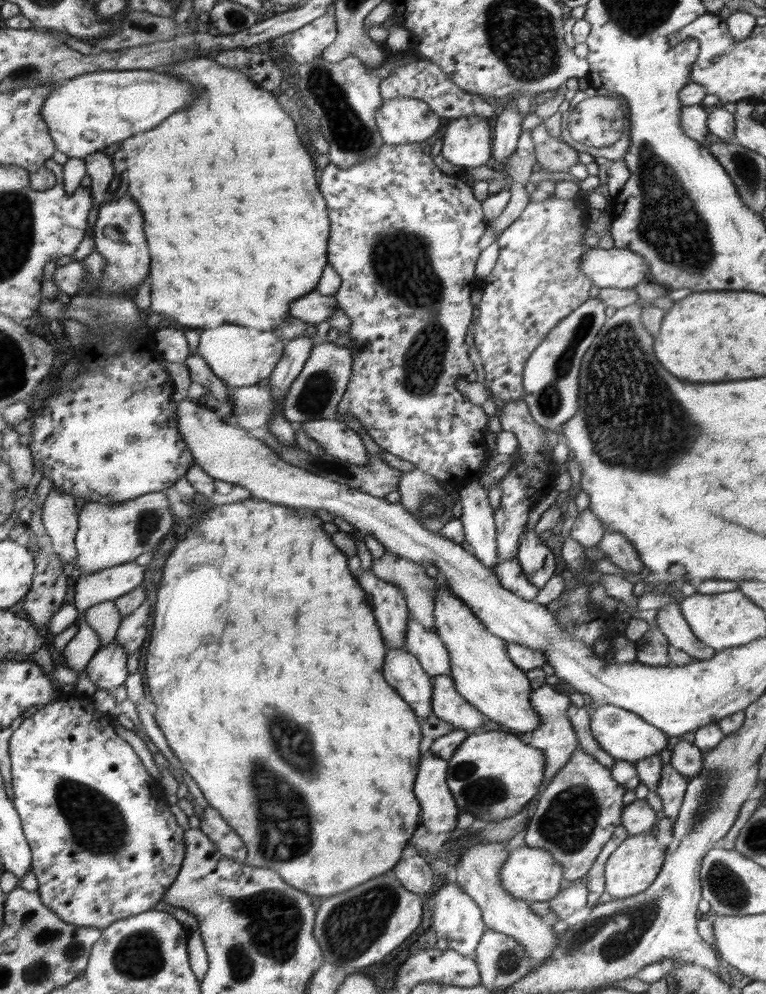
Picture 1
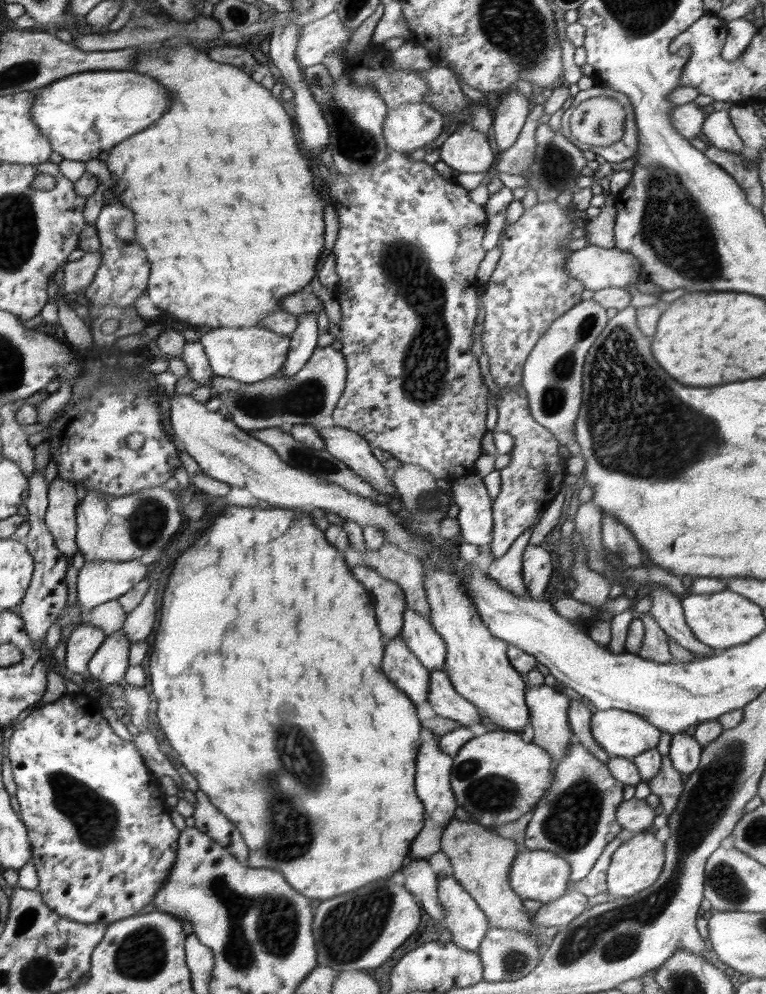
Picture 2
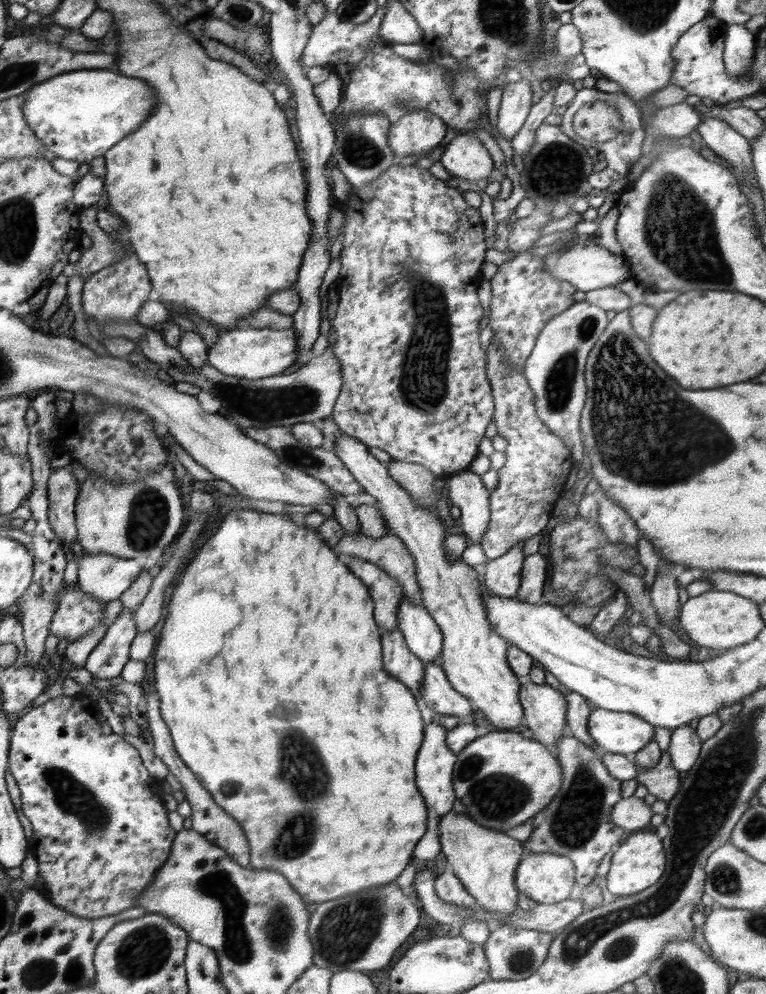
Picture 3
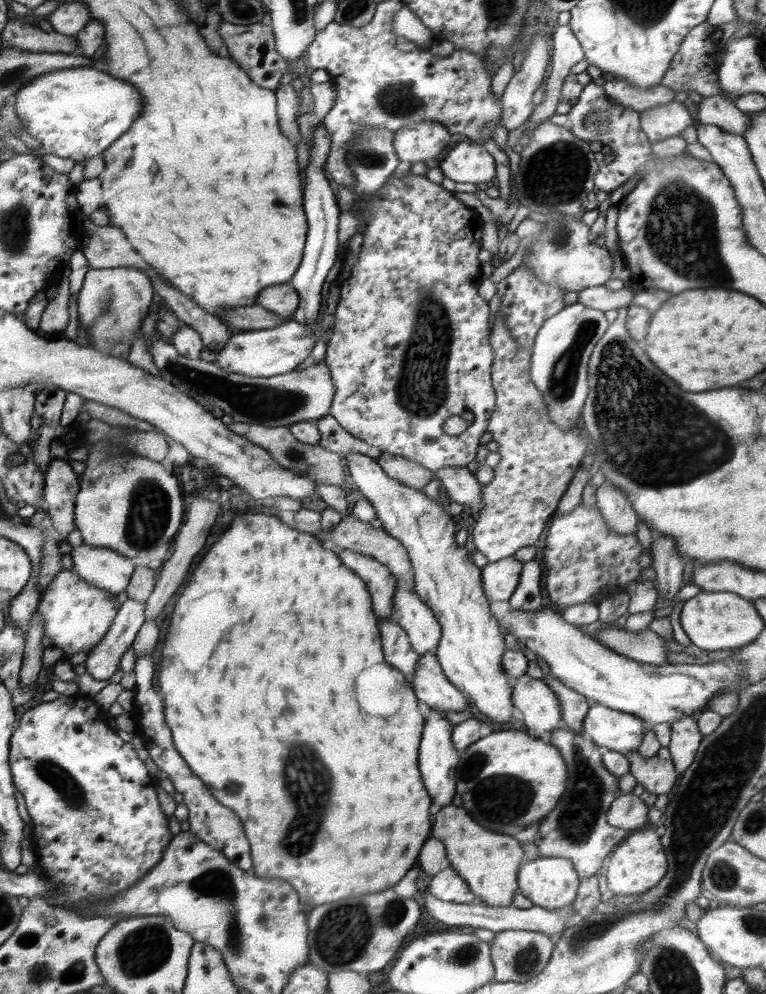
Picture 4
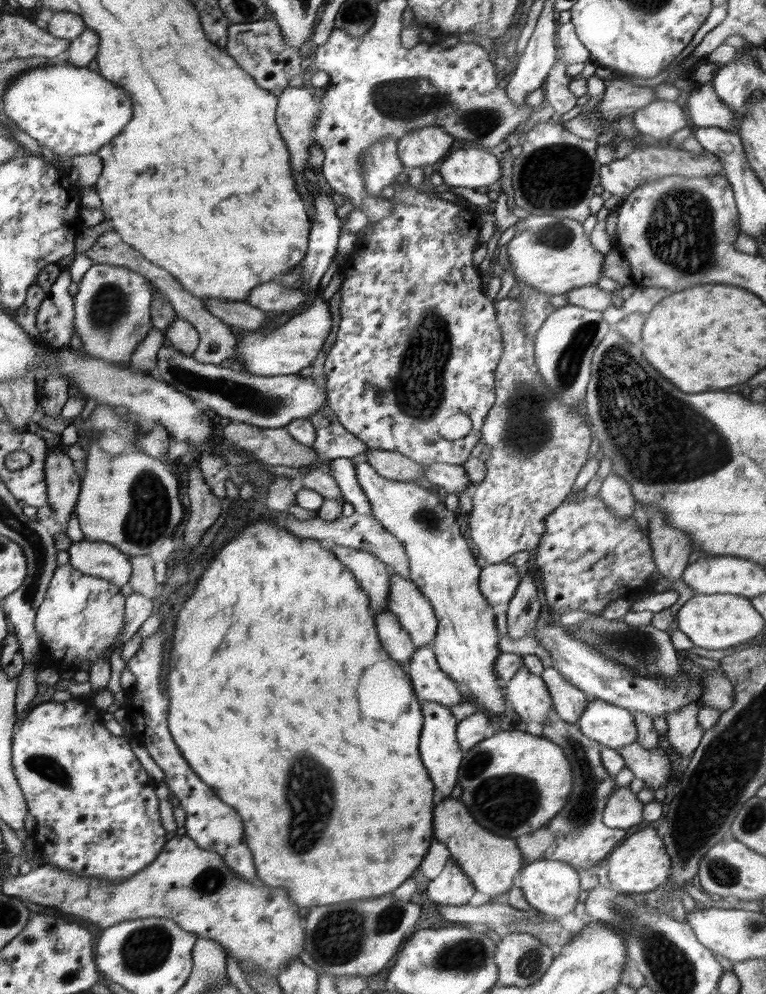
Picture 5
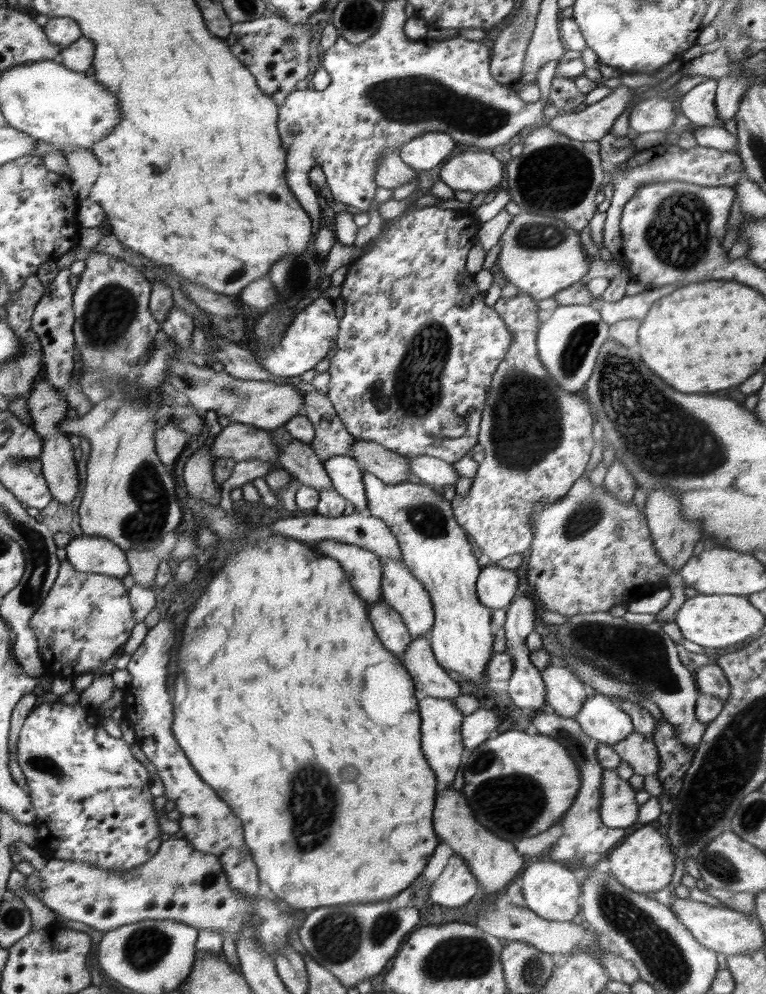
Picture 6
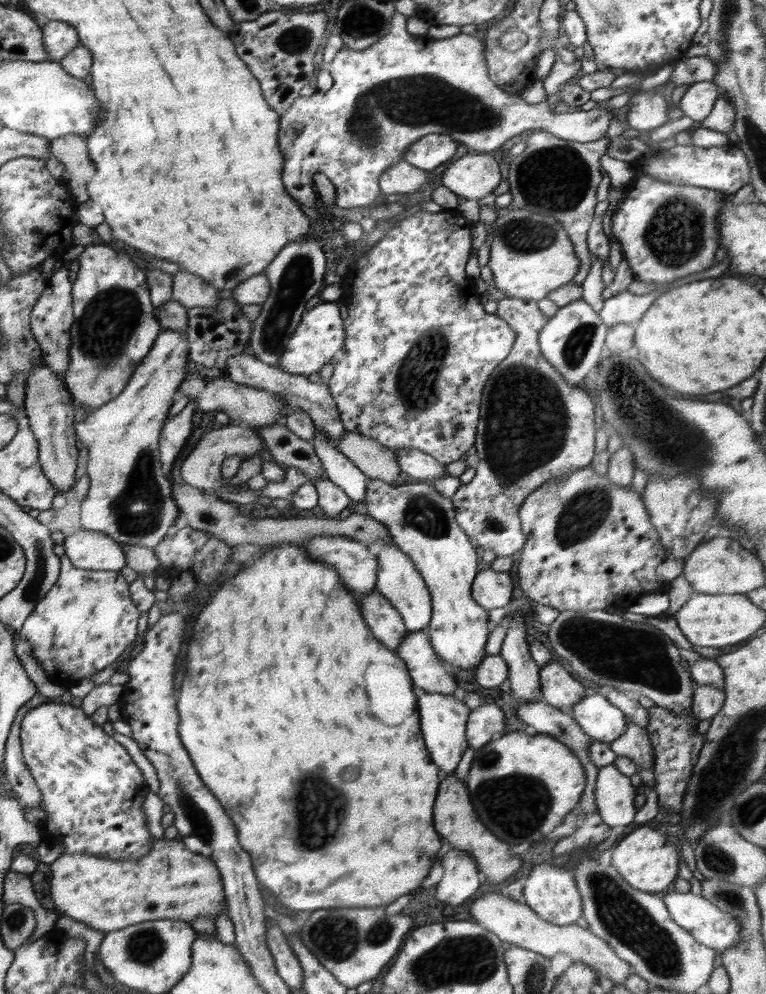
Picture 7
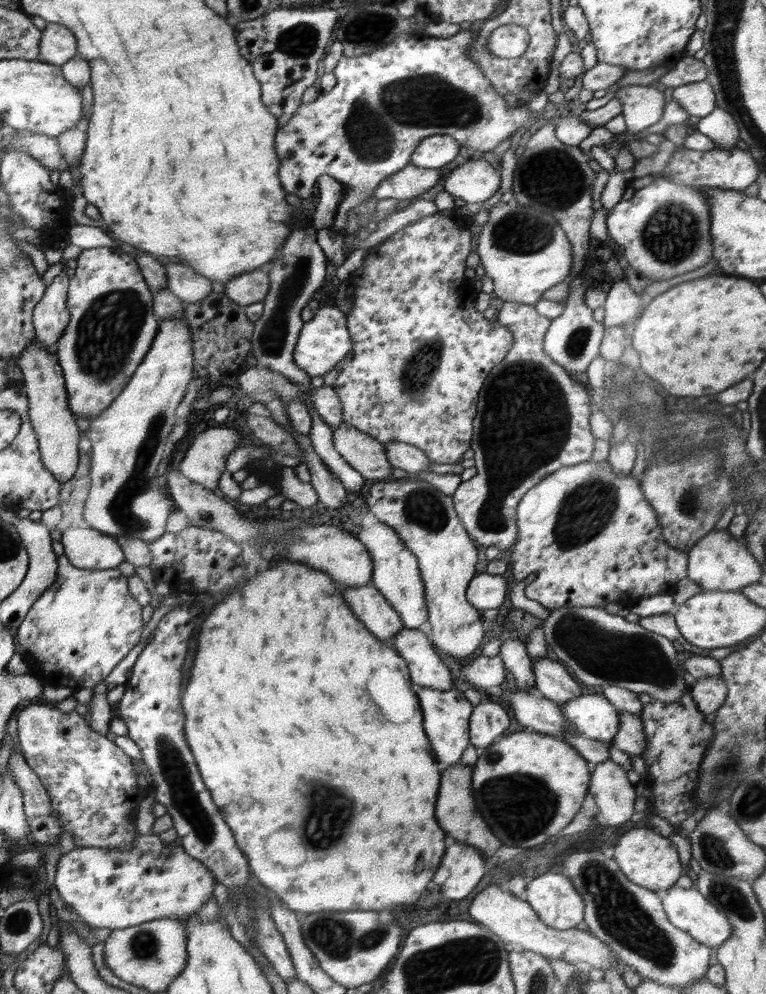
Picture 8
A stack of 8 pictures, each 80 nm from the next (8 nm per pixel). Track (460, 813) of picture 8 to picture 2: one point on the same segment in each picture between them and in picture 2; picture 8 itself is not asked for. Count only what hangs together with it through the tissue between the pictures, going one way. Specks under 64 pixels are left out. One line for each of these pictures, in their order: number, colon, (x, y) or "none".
2: (480, 858)
3: (485, 861)
4: (488, 862)
5: (492, 864)
6: (493, 862)
7: (455, 819)

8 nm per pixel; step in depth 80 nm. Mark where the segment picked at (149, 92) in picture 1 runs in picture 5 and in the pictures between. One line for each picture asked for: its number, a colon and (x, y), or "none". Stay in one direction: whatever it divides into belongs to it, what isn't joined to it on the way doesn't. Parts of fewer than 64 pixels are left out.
2: (83, 114)
3: (79, 115)
4: (78, 112)
5: (73, 111)

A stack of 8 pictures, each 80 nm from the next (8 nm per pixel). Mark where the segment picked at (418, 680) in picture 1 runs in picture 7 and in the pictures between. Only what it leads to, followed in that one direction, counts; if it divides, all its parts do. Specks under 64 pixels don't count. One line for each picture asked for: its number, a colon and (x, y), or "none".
2: (403, 668)
3: (399, 660)
4: (398, 651)
5: (395, 639)
6: (388, 624)
7: (386, 624)

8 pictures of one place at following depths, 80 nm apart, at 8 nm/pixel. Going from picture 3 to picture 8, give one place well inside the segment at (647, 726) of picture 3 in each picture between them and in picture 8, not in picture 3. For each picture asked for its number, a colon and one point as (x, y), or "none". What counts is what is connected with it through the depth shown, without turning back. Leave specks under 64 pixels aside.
4: (611, 729)
5: (613, 727)
6: (600, 717)
7: (600, 720)
8: (594, 715)

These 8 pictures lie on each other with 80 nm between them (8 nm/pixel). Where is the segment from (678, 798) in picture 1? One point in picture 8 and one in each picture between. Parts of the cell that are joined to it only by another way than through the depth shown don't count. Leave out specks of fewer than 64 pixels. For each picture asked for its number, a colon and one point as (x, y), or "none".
2: (667, 783)
3: (663, 781)
4: (658, 774)
5: (653, 766)
6: (636, 750)
7: (634, 743)
8: (630, 737)

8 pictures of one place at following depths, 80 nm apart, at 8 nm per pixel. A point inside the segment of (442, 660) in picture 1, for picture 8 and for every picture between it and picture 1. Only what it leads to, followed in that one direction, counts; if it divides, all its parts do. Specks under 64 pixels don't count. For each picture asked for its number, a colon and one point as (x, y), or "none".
2: (417, 631)
3: (423, 637)
4: (422, 627)
5: (415, 613)
6: (402, 591)
7: (398, 580)
8: (395, 573)

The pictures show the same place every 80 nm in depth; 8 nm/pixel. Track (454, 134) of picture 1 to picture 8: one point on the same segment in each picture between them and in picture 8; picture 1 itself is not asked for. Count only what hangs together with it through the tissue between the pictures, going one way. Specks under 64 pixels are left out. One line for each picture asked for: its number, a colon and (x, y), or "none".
2: (467, 150)
3: (465, 156)
4: (468, 161)
5: (472, 166)
6: (474, 170)
7: (473, 176)
8: (477, 180)

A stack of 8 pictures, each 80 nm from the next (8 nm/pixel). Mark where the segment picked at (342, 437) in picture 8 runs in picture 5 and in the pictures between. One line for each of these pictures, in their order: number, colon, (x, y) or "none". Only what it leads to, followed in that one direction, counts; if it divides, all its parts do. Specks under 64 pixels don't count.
5: (392, 465)
6: (391, 467)
7: (374, 460)

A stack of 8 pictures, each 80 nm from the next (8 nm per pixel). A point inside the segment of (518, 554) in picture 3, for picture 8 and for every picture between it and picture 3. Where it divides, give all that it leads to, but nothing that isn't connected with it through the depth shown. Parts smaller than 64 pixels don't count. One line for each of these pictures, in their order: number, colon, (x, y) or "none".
4: (500, 579)
5: (498, 582)
6: (495, 587)
7: (491, 589)
8: (485, 591)

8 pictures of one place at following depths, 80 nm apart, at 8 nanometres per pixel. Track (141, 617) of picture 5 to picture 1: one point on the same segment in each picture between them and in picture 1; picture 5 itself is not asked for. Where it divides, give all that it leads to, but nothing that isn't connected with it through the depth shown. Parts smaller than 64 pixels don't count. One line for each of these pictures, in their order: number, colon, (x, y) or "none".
1: (107, 669)
2: (110, 662)
3: (107, 660)
4: (102, 661)

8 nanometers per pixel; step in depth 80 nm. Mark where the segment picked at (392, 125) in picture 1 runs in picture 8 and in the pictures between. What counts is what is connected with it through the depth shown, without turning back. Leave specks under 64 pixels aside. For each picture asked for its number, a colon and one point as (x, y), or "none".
2: (407, 127)
3: (418, 132)
4: (421, 141)
5: (427, 145)
6: (424, 152)
7: (428, 152)
8: (434, 152)

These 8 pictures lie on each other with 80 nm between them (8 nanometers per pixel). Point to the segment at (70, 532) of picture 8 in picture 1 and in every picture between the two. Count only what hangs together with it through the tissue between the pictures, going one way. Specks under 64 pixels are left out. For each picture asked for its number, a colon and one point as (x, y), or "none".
1: (107, 584)
2: (100, 581)
3: (105, 577)
4: (103, 567)
5: (101, 559)
6: (87, 553)
7: (91, 550)

